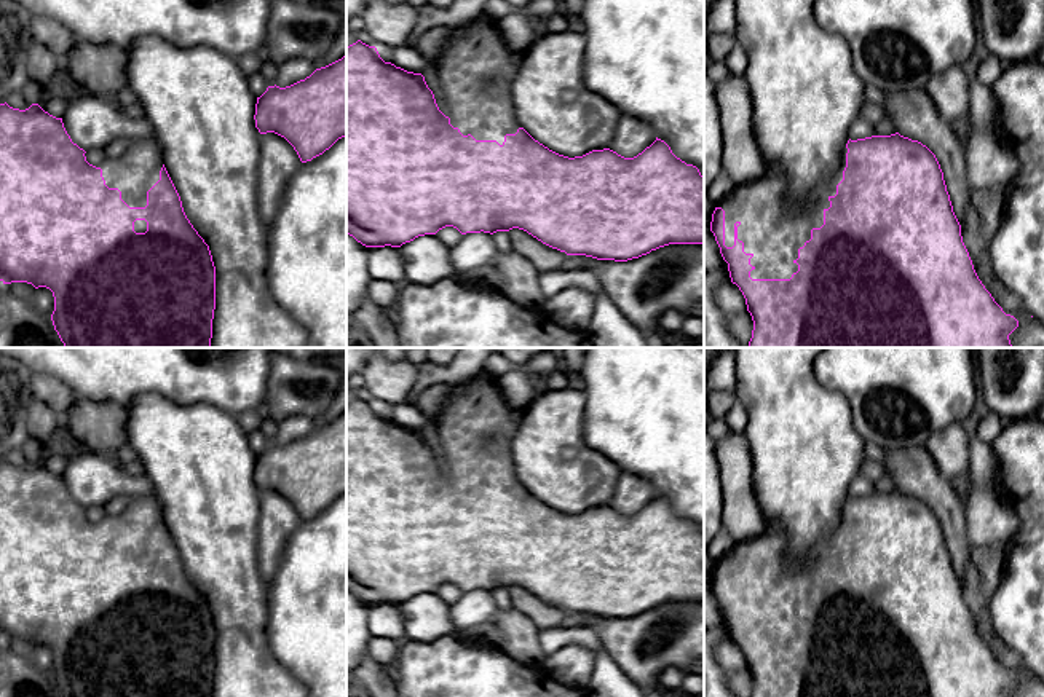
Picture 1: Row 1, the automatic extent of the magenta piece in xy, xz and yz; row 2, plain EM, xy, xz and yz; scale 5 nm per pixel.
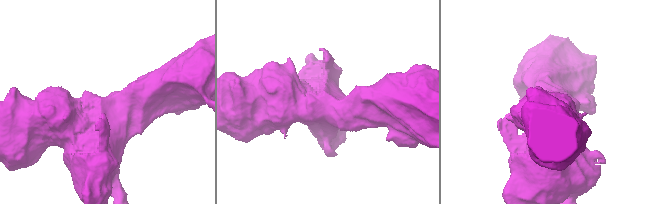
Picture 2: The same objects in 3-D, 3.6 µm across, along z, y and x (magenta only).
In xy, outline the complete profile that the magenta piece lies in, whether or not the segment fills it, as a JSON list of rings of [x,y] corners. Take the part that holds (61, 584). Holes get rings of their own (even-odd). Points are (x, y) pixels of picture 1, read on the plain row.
[[[0,461],[0,638],[46,644],[54,654],[51,678],[61,697],[211,697],[216,667],[216,624],[209,603],[187,576],[180,553],[163,522],[161,506],[153,496],[131,499],[118,515],[105,515],[101,525],[86,518],[85,507],[72,499],[62,475],[38,461],[26,467]]]

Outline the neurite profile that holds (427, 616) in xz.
[[[436,592],[418,593],[399,604],[404,619],[405,640],[433,641],[455,633],[450,604]]]

